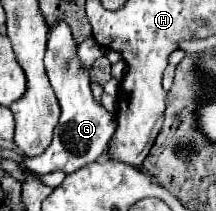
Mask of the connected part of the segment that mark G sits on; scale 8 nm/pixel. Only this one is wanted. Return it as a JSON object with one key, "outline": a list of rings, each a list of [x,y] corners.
{"outline":[[[63,21],[51,27],[49,41],[47,41],[47,53],[45,53],[45,69],[55,89],[55,95],[59,99],[61,117],[59,117],[59,125],[55,127],[53,143],[49,145],[49,149],[39,157],[25,159],[23,165],[35,173],[51,173],[51,171],[73,173],[89,163],[95,163],[105,153],[107,141],[113,137],[117,129],[115,115],[105,111],[95,101],[91,87],[89,87],[89,75],[87,71],[81,69],[81,63],[77,59],[77,43],[73,41],[69,25]]]}

